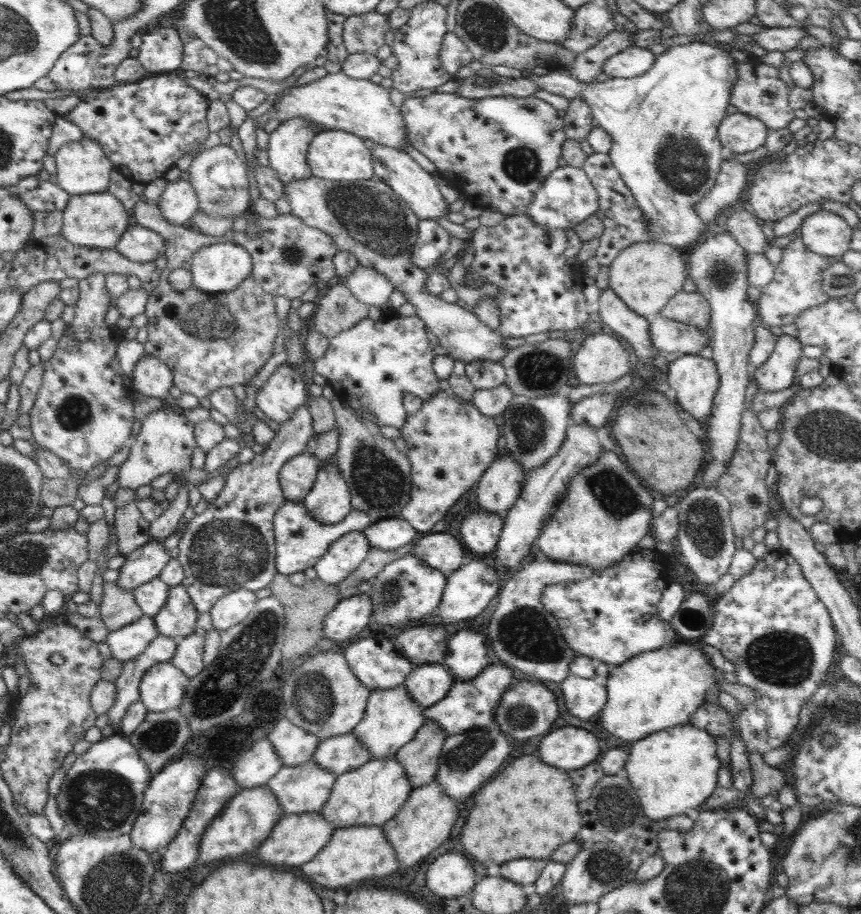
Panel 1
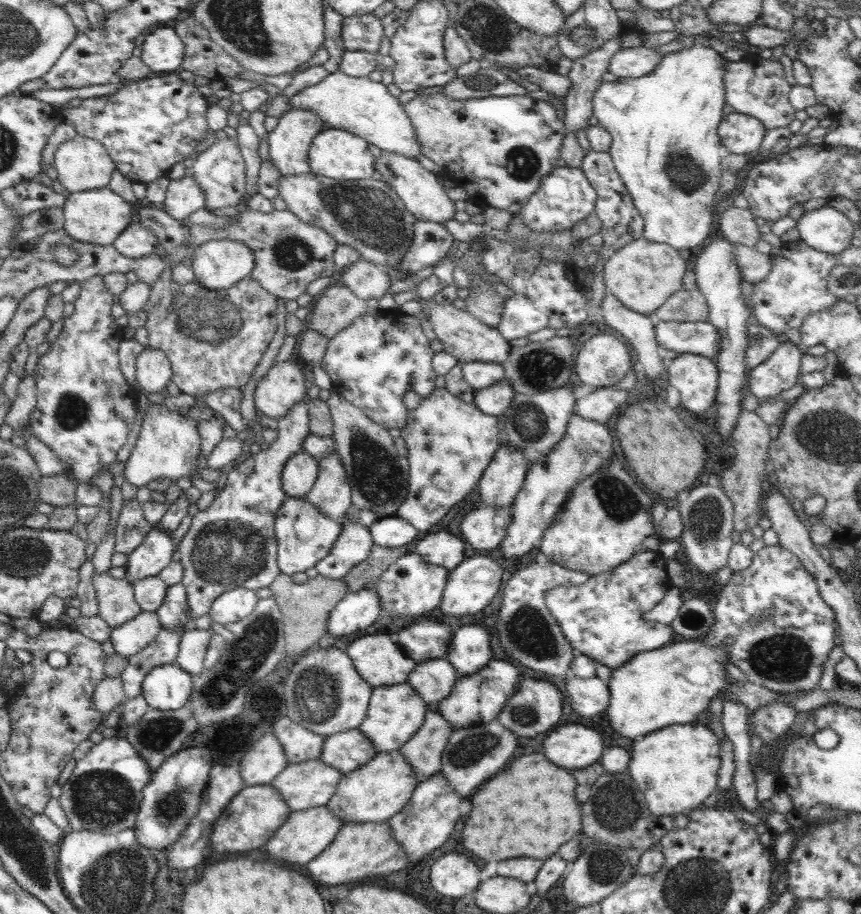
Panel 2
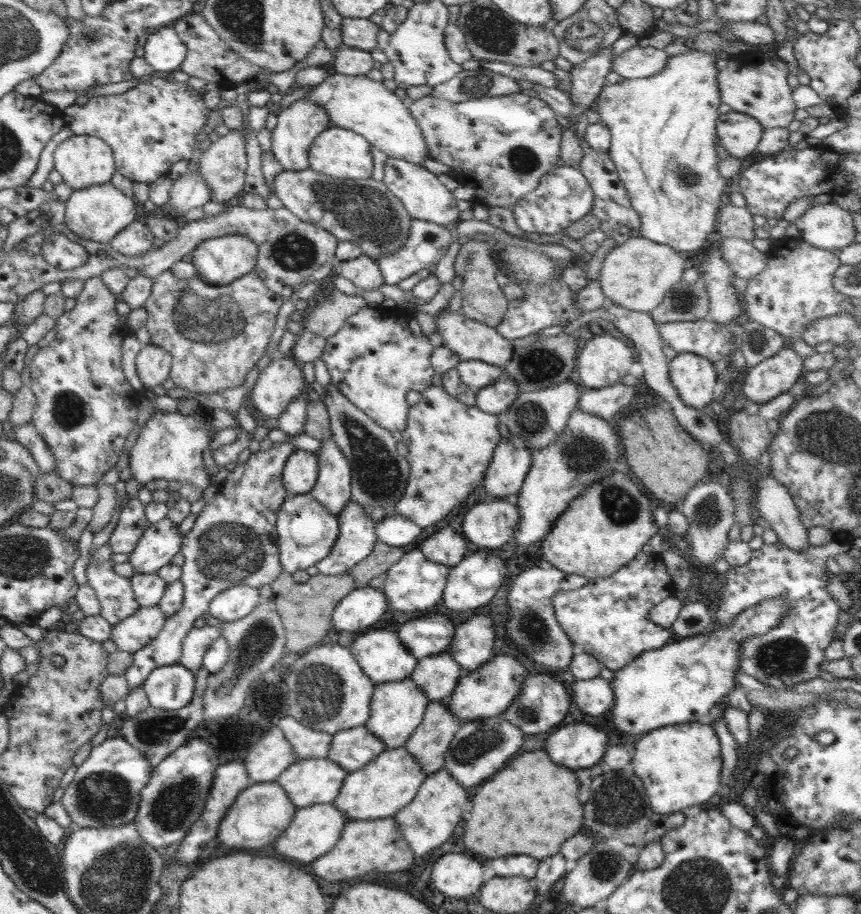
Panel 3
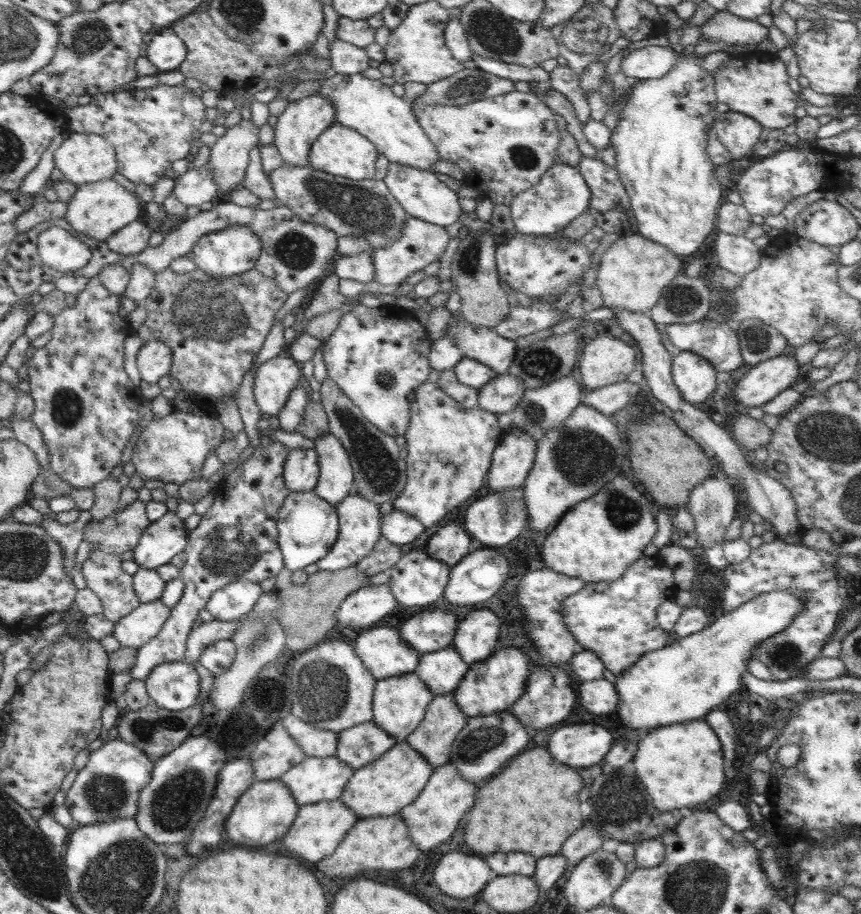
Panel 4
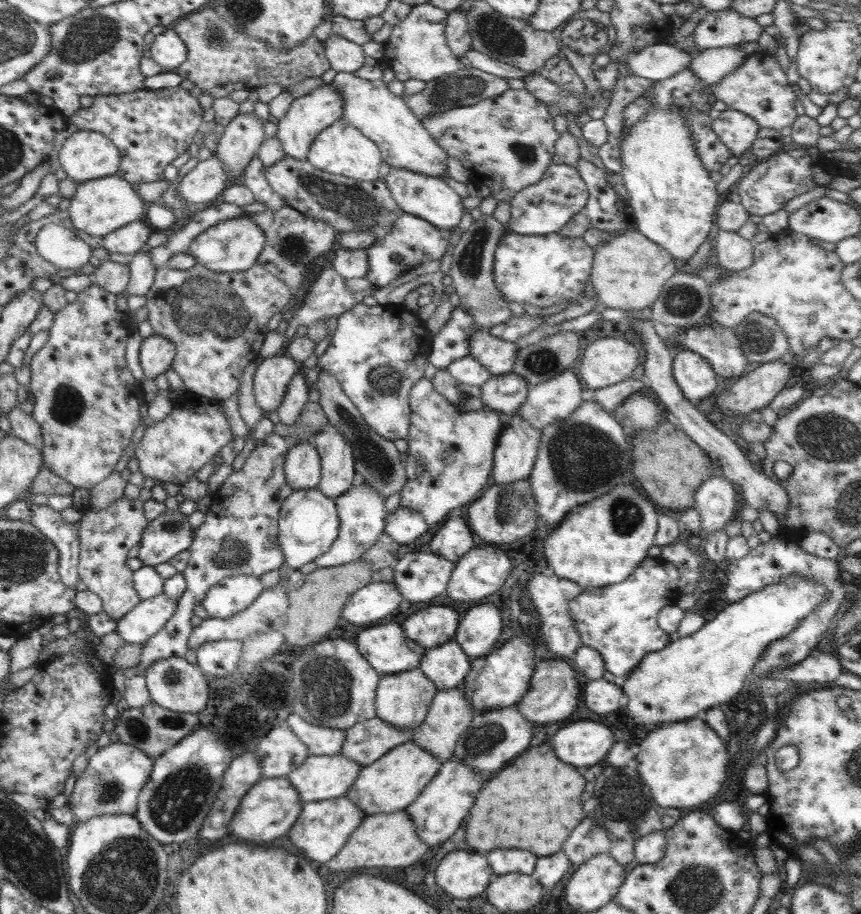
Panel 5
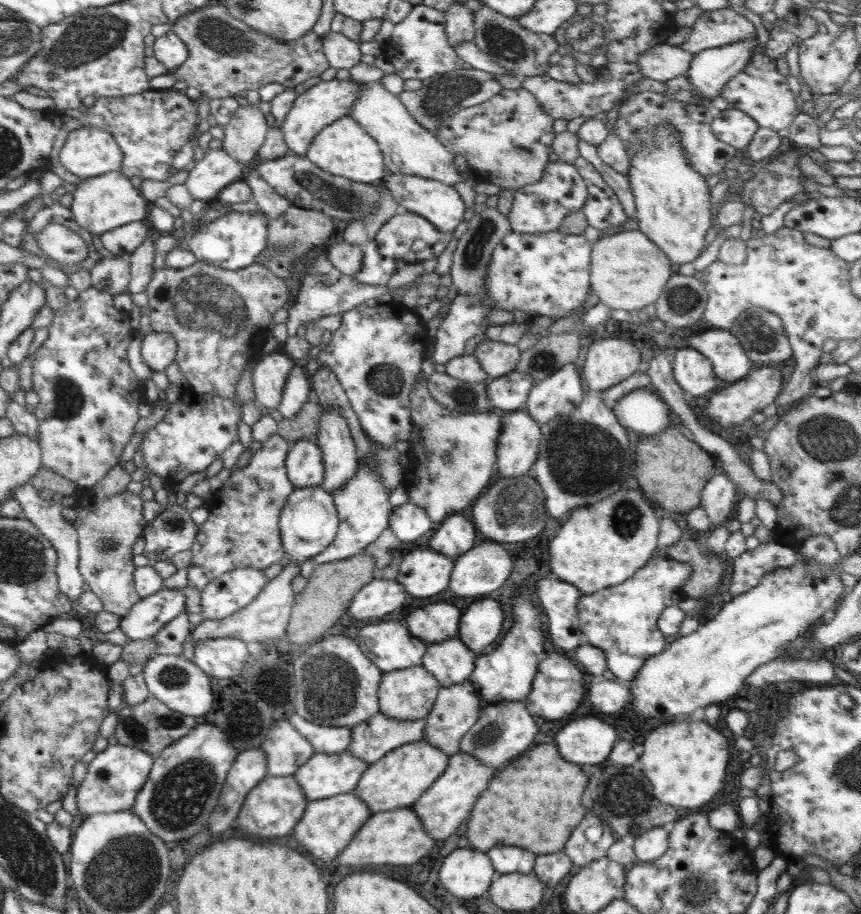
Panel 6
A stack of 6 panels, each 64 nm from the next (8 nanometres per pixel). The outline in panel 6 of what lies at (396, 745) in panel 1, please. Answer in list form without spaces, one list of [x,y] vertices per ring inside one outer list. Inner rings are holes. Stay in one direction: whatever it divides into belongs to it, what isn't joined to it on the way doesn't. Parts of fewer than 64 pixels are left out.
[[[422,665],[383,672],[377,692],[379,712],[397,721],[425,720],[432,710],[440,687],[440,682]]]

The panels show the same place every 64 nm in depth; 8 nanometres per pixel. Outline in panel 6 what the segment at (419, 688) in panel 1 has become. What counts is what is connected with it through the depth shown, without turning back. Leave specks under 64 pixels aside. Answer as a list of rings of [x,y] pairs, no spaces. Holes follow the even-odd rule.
[[[454,636],[442,642],[428,643],[421,665],[432,673],[443,687],[468,681],[476,658],[475,652]]]

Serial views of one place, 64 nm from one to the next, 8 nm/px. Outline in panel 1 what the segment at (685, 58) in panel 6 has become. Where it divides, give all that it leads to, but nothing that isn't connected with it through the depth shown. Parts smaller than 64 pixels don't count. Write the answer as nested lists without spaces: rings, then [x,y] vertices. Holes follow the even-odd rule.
[[[632,45],[626,50],[610,56],[602,65],[601,72],[610,78],[634,78],[652,69],[652,65],[654,65],[652,52],[647,48]]]

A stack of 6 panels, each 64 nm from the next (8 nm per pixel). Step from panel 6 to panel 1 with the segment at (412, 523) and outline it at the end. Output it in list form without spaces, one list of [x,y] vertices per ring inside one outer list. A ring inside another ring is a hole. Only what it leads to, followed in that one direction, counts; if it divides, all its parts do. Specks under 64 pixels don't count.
[[[387,518],[371,523],[364,531],[371,548],[394,550],[418,539],[417,532],[406,520]]]

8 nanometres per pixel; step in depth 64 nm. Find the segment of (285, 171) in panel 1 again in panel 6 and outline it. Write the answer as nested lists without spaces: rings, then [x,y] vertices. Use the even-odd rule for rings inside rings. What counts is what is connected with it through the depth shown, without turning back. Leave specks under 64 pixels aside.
[[[336,78],[328,81],[322,80],[304,93],[297,95],[286,119],[280,126],[282,136],[284,136],[289,150],[294,154],[305,156],[308,145],[320,133],[320,130],[332,125],[332,122],[347,116],[358,97],[358,83],[341,81]]]

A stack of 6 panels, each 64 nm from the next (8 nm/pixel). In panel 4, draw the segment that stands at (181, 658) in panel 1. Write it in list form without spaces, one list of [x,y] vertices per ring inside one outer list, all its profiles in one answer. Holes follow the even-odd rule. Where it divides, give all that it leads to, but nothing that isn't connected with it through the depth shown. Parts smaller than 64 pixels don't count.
[[[241,619],[231,621],[214,620],[194,626],[187,640],[184,661],[193,666],[192,662],[199,660],[205,646],[211,645],[217,640],[231,640],[239,626],[241,626]]]

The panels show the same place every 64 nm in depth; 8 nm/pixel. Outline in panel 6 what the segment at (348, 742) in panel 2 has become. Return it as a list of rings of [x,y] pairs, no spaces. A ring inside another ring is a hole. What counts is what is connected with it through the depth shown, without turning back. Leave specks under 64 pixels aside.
[[[380,712],[368,718],[364,722],[359,722],[351,727],[351,741],[346,752],[354,755],[361,761],[368,763],[379,761],[384,755],[390,753],[398,747],[407,745],[409,742],[416,742],[424,739],[424,727],[426,721],[397,721]]]

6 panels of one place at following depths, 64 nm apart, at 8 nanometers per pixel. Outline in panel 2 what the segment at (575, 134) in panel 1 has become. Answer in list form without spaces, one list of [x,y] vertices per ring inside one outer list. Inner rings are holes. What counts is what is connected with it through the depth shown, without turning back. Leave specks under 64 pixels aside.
[[[618,34],[617,39],[610,39],[602,47],[592,50],[586,56],[579,57],[572,62],[572,68],[567,77],[572,81],[571,89],[563,96],[565,103],[564,126],[566,133],[576,134],[580,130],[588,130],[590,128],[588,121],[593,115],[592,97],[596,92],[597,86],[609,78],[608,63],[612,56],[622,50],[619,38],[622,34]]]

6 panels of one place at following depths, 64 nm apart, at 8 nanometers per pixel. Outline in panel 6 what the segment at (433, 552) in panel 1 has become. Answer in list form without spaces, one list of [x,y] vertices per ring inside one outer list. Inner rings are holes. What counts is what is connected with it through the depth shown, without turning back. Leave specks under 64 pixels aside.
[[[452,513],[440,524],[429,546],[433,551],[455,561],[474,546],[476,531],[467,513]]]

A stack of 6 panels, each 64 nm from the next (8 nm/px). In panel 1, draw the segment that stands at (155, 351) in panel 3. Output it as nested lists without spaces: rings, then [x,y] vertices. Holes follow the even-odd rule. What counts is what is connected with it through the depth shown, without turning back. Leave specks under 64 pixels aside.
[[[142,355],[130,374],[131,388],[144,396],[164,399],[173,385],[173,374],[165,362],[158,357]]]

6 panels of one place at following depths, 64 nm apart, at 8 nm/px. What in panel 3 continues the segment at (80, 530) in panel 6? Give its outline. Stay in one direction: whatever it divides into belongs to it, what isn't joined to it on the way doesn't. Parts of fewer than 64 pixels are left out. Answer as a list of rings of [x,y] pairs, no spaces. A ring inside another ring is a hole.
[[[136,498],[130,499],[120,513],[116,528],[114,528],[114,532],[112,532],[110,540],[108,540],[112,552],[114,554],[118,552],[131,553],[140,542],[142,534],[150,526],[151,524],[145,515],[144,506]],[[91,559],[86,572],[87,585],[95,590],[101,615],[112,625],[131,617],[140,607],[136,602],[131,580],[114,571],[114,561],[97,563]]]

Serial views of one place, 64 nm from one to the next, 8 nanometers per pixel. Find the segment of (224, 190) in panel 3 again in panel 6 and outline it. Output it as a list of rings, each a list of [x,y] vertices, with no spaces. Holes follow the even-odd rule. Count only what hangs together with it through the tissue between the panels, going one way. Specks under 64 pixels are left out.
[[[253,103],[239,105],[224,130],[222,147],[238,162],[250,168],[258,158],[269,127],[260,107]]]

